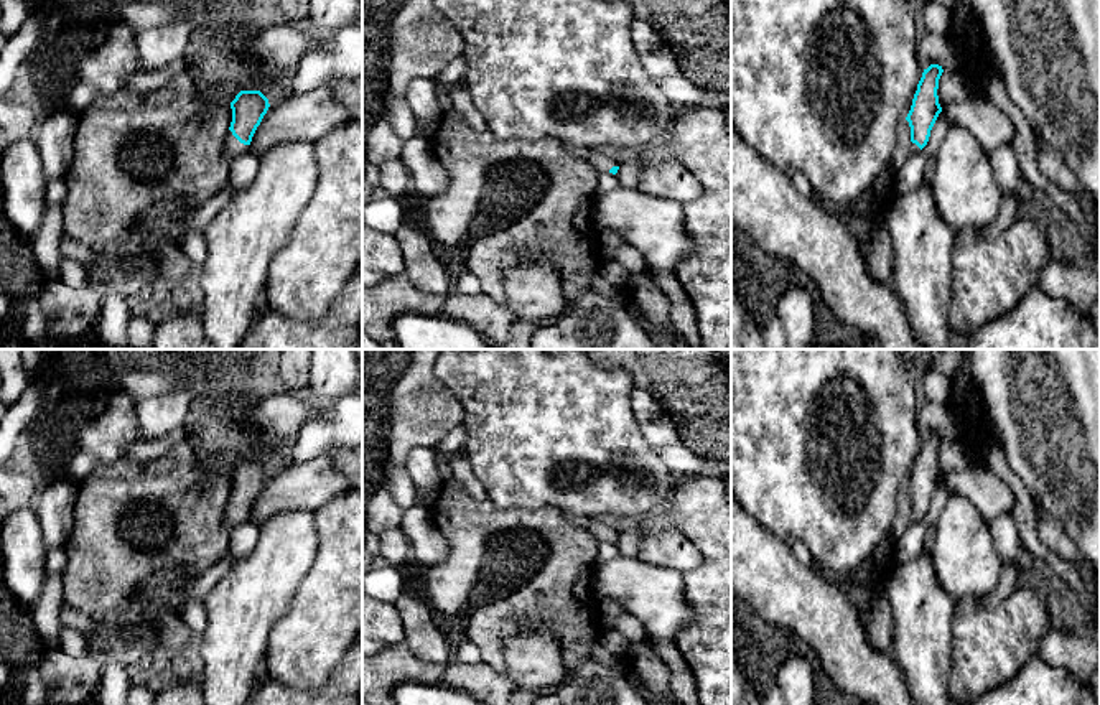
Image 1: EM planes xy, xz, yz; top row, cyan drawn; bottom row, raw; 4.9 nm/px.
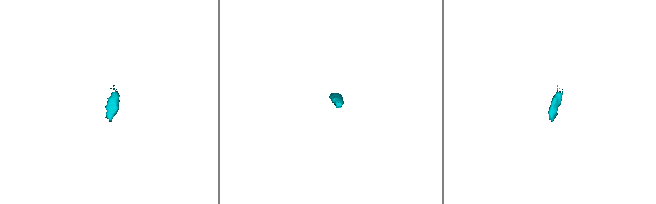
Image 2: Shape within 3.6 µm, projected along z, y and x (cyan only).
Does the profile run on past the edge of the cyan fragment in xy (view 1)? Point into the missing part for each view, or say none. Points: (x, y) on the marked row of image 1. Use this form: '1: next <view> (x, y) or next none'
1: next xy (233, 147)

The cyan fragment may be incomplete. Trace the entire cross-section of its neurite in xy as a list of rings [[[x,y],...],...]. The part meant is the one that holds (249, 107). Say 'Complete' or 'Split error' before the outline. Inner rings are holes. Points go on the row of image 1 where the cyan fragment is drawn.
Split error. [[[240,91],[231,102],[232,122],[224,142],[224,156],[231,163],[237,155],[250,152],[252,137],[270,104],[260,91]]]

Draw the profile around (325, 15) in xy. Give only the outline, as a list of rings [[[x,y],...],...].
[[[310,0],[306,23],[319,33],[333,33],[362,23],[361,0]]]

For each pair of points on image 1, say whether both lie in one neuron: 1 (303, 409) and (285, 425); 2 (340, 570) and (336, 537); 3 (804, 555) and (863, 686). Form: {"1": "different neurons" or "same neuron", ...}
{"1": "same neuron", "2": "same neuron", "3": "different neurons"}

